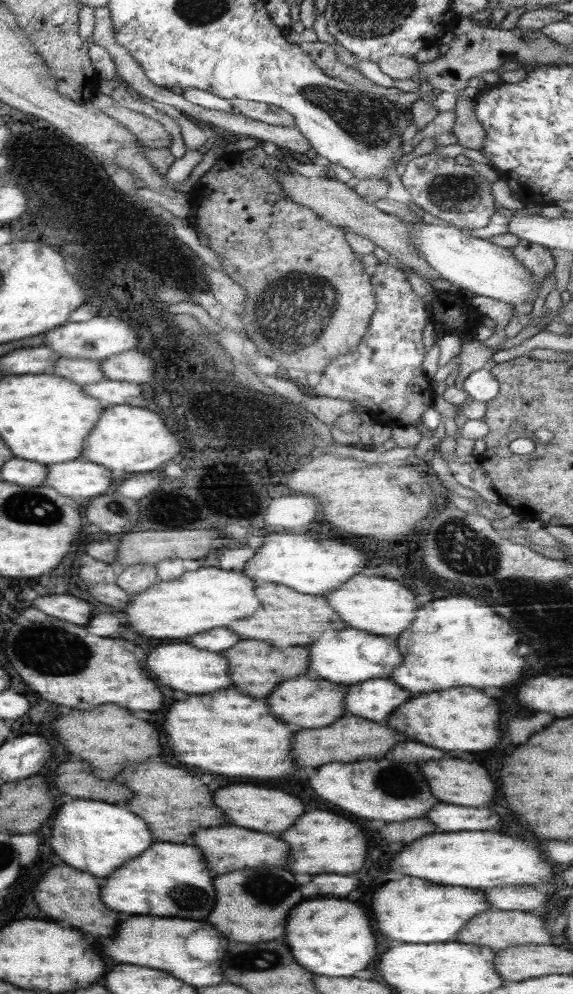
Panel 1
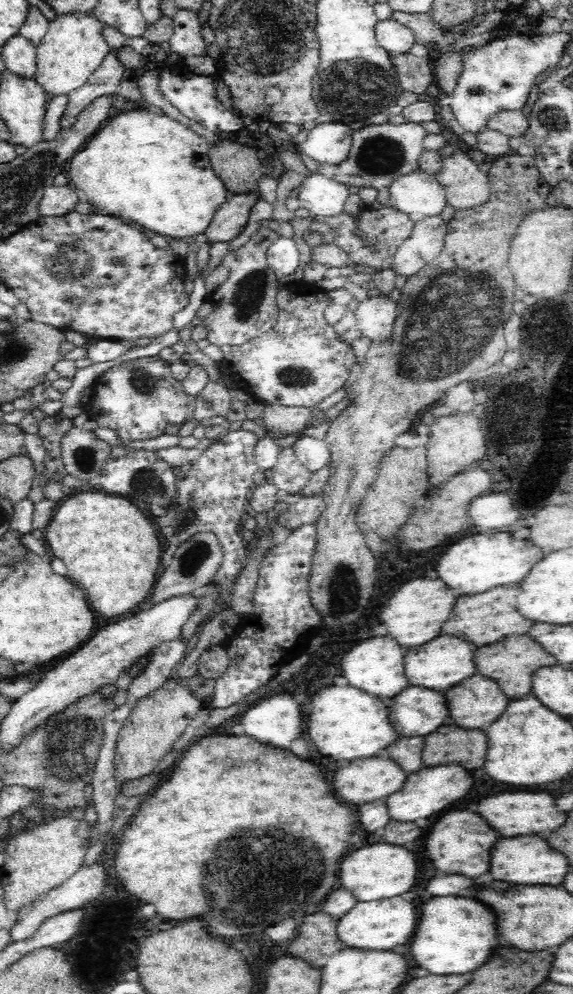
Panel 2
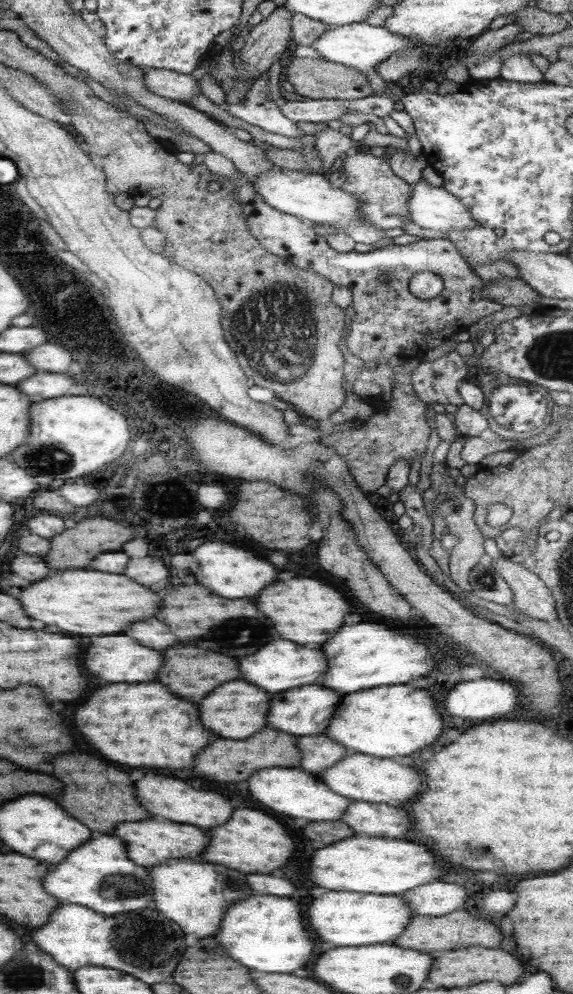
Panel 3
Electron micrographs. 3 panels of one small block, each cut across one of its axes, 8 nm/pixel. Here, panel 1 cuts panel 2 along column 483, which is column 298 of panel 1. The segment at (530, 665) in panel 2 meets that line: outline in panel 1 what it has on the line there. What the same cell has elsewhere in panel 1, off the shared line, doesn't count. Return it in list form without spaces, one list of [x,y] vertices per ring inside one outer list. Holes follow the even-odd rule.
[[[240,640],[234,648],[224,650],[222,654],[228,658],[232,686],[242,690],[242,694],[250,694],[252,698],[266,698],[284,678],[300,676],[308,666],[308,650],[302,646],[274,648],[256,640]]]

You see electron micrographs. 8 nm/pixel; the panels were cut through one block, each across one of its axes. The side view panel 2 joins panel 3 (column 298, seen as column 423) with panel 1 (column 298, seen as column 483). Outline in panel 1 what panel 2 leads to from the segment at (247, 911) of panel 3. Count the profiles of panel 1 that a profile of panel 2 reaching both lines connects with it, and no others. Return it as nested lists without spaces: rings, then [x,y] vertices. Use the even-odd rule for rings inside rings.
[[[316,898],[316,900],[306,900],[294,906],[286,918],[286,934],[284,934],[284,944],[290,948],[294,960],[306,968],[312,974],[322,974],[322,976],[354,976],[360,970],[366,970],[372,964],[372,954],[376,958],[376,936],[372,940],[372,924],[368,920],[368,914],[362,906],[348,902],[348,900],[330,900],[330,898]]]

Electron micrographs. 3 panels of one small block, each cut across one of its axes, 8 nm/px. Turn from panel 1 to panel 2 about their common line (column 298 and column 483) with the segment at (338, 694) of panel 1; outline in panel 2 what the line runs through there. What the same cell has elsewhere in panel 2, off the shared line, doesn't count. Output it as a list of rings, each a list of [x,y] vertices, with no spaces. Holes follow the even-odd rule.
[[[484,676],[462,680],[446,692],[450,716],[462,728],[480,728],[492,724],[508,706],[508,698],[498,690],[498,684]]]

